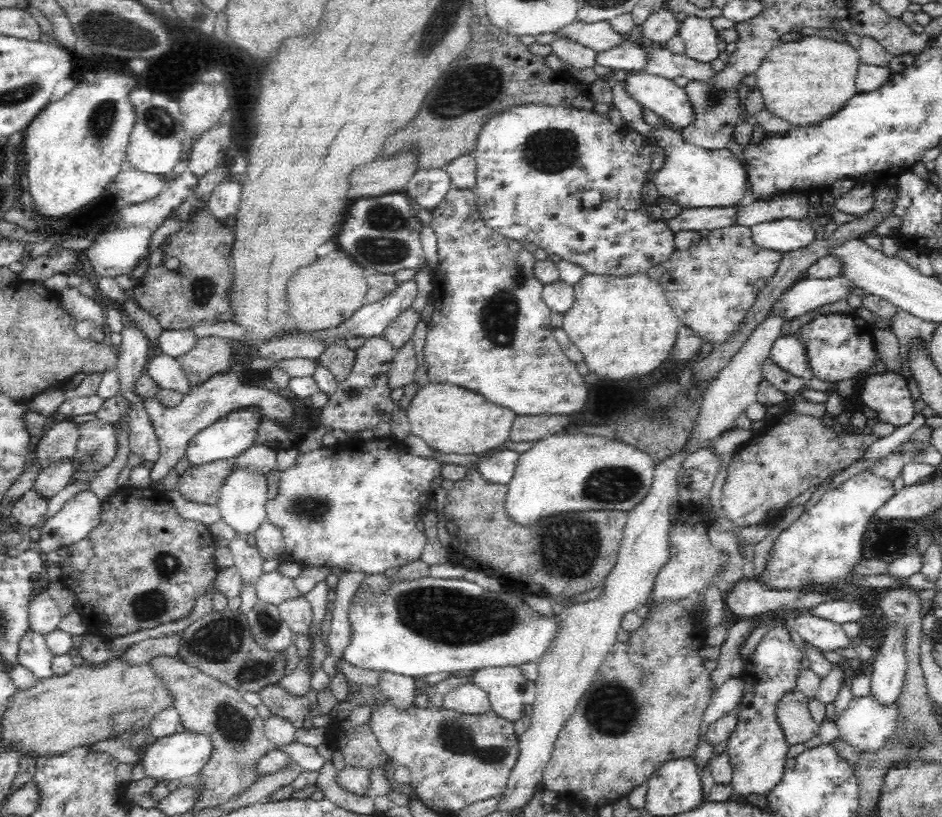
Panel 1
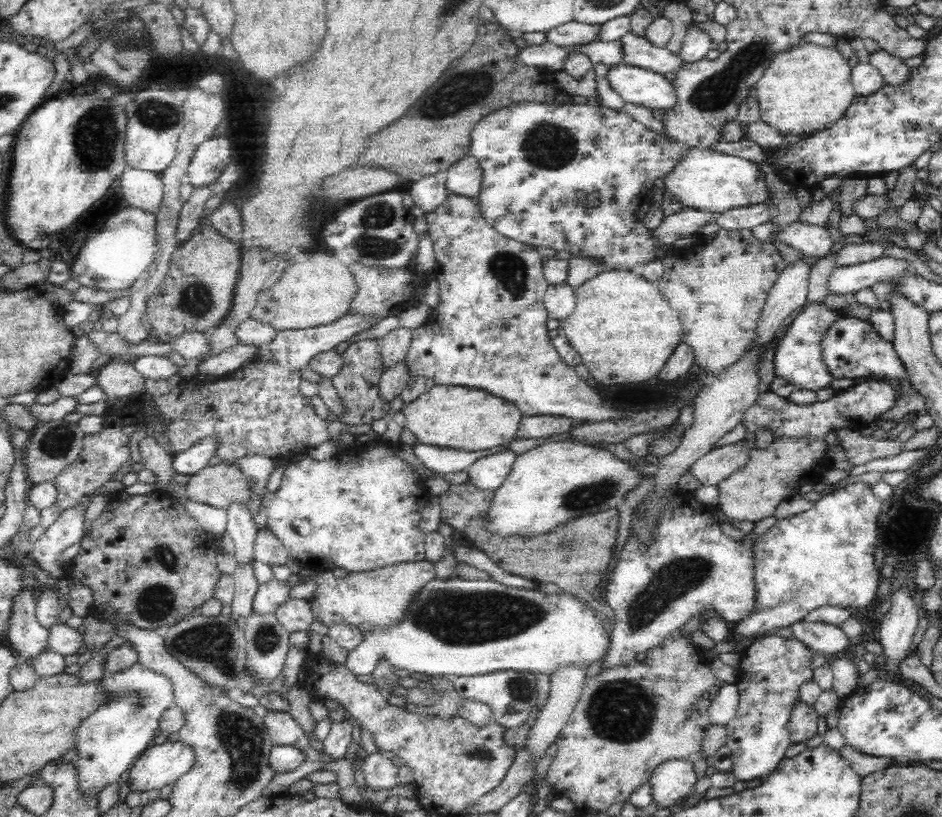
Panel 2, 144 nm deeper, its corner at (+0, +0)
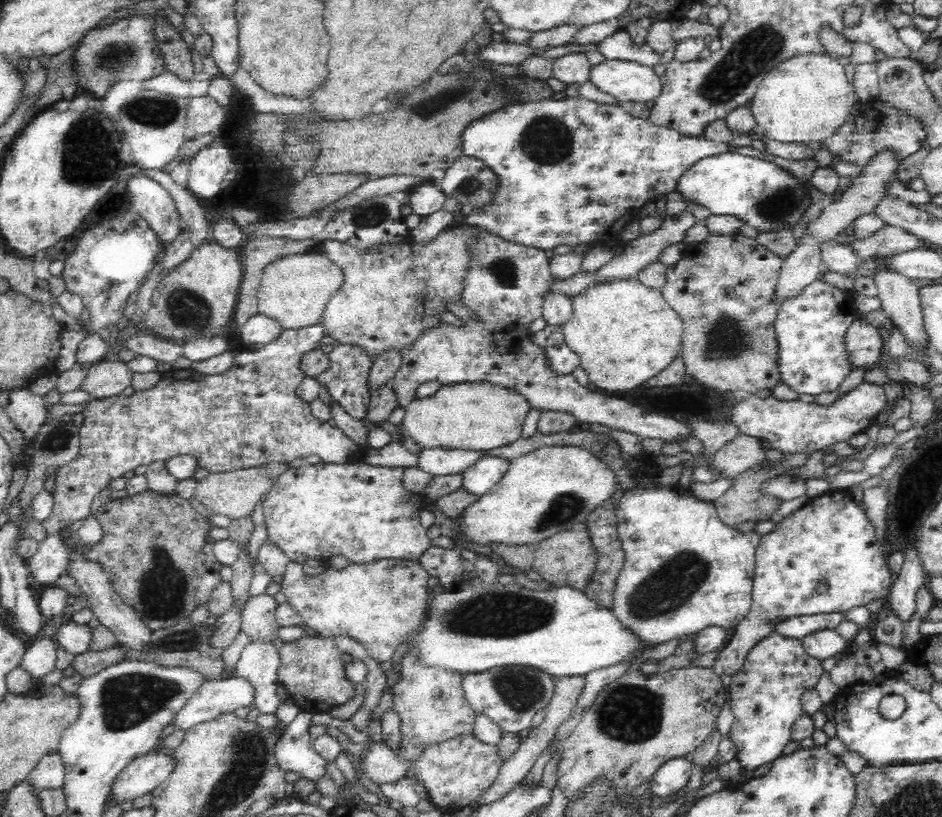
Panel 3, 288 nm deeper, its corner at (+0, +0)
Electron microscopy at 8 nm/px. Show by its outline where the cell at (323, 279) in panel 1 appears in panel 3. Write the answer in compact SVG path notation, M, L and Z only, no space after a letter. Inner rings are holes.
M294 254L270 264L262 276L258 314L276 320L284 330L300 330L326 322L330 300L346 282L344 270L324 254Z

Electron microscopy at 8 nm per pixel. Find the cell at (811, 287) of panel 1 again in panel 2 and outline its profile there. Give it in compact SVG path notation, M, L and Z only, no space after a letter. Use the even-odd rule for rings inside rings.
M882 256L880 260L874 260L874 262L836 268L826 282L828 296L848 296L860 290L870 290L874 284L880 284L890 280L892 276L898 276L904 266L910 270L910 266L904 260Z

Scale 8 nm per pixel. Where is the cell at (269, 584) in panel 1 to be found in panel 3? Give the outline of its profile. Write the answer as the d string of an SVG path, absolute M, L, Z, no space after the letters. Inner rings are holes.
M256 594L250 596L244 606L242 616L242 632L250 640L272 640L278 638L278 624L276 624L276 608L280 604L274 600L274 596Z

